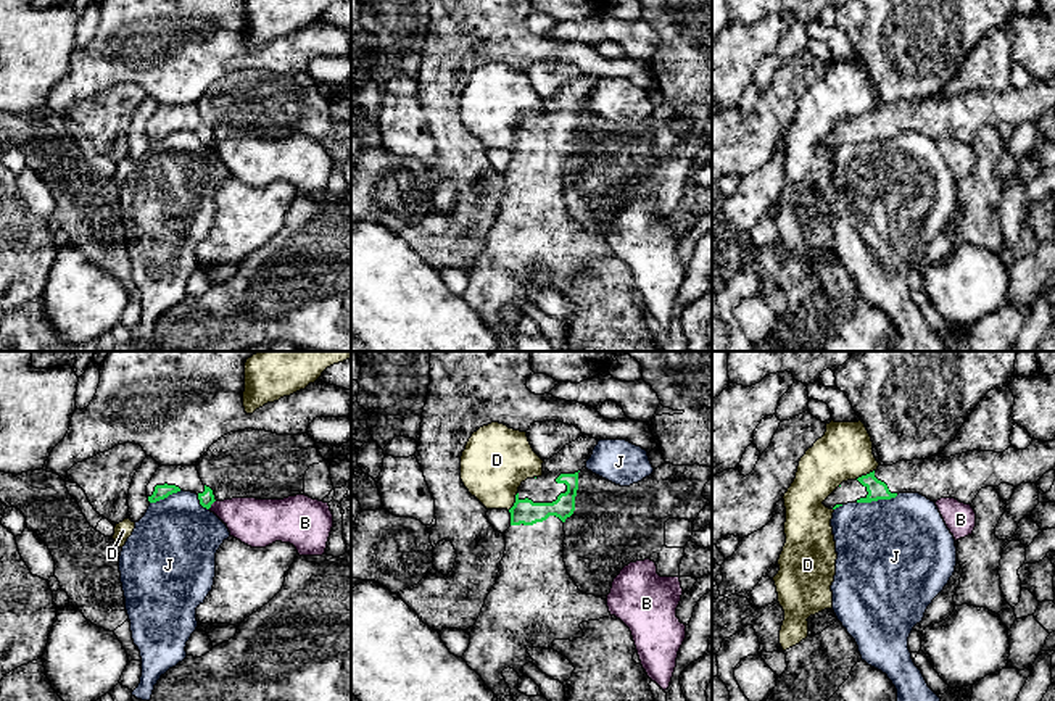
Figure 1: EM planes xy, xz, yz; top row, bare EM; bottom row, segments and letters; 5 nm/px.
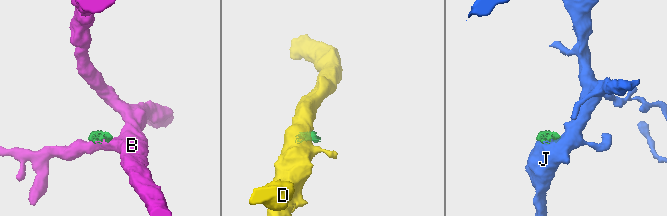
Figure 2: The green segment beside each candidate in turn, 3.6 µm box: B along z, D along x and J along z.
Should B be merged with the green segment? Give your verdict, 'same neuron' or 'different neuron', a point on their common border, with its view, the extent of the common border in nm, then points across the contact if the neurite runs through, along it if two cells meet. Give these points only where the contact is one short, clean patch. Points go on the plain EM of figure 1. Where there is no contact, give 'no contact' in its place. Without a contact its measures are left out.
different neuron; meets green in xy at (211, 142); contact 60 nm long; border along xy (215, 139), (208, 147)

